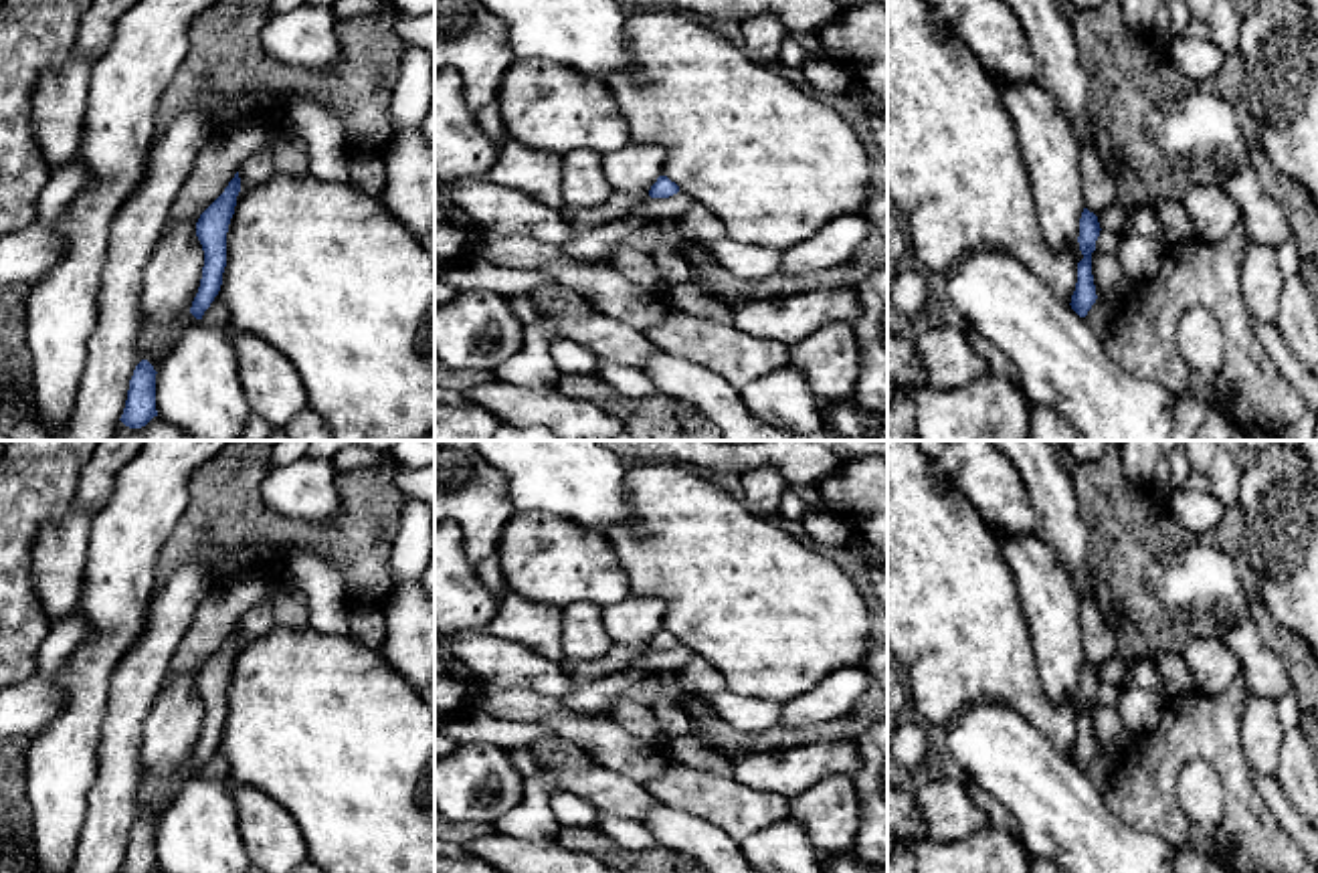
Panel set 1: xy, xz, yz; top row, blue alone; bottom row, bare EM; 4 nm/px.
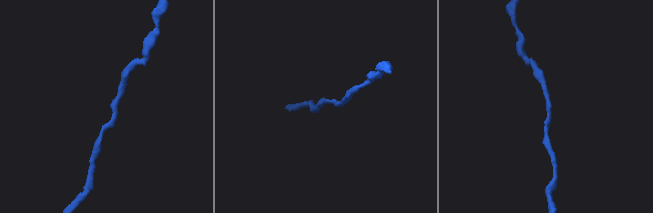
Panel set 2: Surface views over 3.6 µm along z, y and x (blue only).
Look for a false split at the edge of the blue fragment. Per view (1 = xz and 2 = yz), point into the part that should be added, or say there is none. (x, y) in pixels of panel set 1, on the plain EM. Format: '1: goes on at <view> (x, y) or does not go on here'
1: does not go on here
2: does not go on here

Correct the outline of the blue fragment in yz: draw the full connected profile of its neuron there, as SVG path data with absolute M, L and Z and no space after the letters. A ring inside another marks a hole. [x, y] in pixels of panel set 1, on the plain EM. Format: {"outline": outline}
{"outline": "M1084 661L1077 689L1084 711L1077 715L1077 736L1069 756L1079 770L1086 770L1098 752L1092 728L1092 705L1096 703L1100 683L1098 669Z"}

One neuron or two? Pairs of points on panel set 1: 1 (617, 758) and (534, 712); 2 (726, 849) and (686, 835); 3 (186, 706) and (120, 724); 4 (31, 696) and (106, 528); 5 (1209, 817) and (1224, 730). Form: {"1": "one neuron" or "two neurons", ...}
{"1": "one neuron", "2": "one neuron", "3": "two neurons", "4": "two neurons", "5": "two neurons"}

